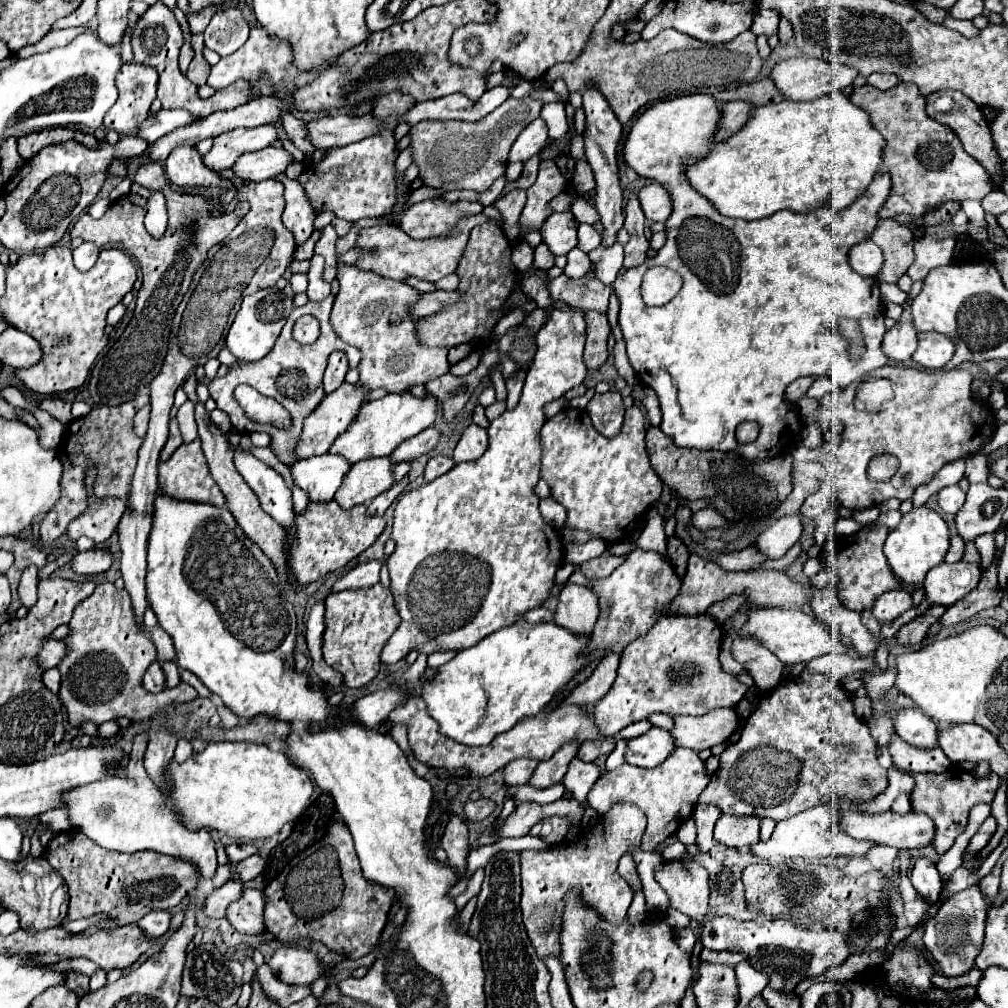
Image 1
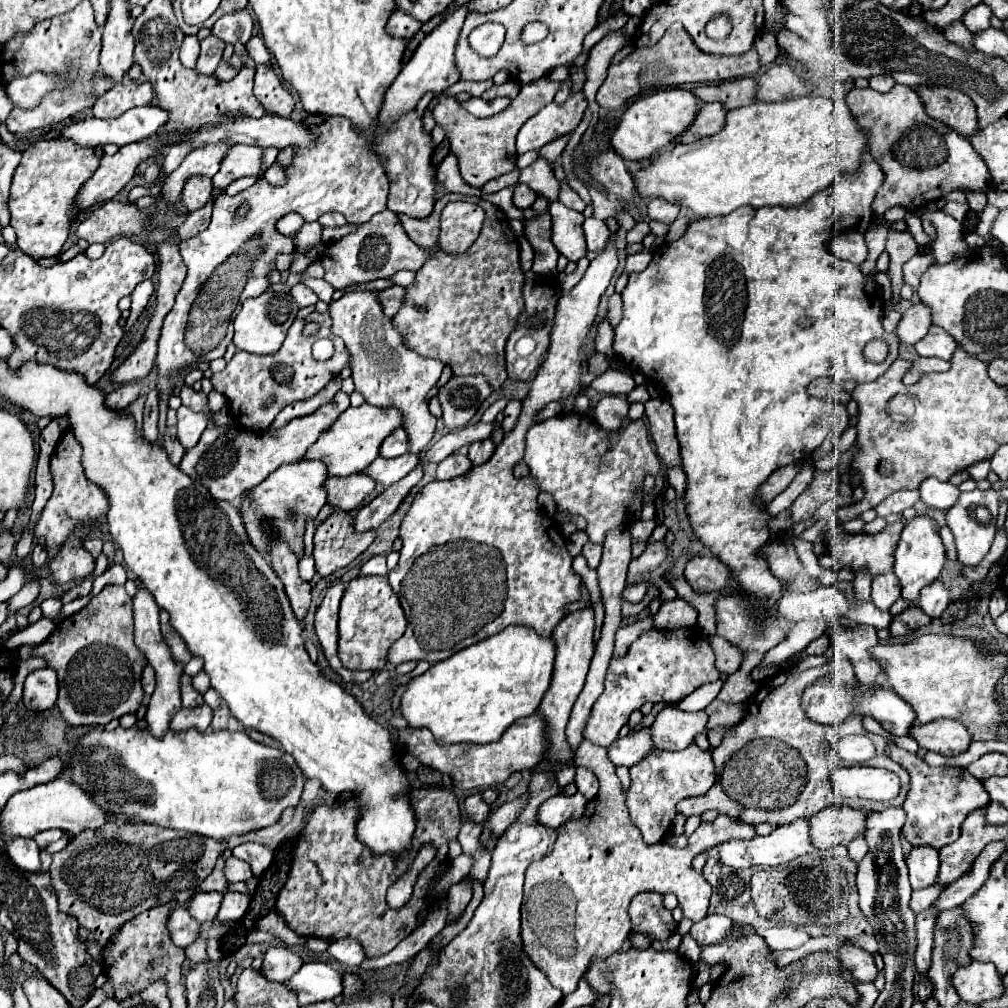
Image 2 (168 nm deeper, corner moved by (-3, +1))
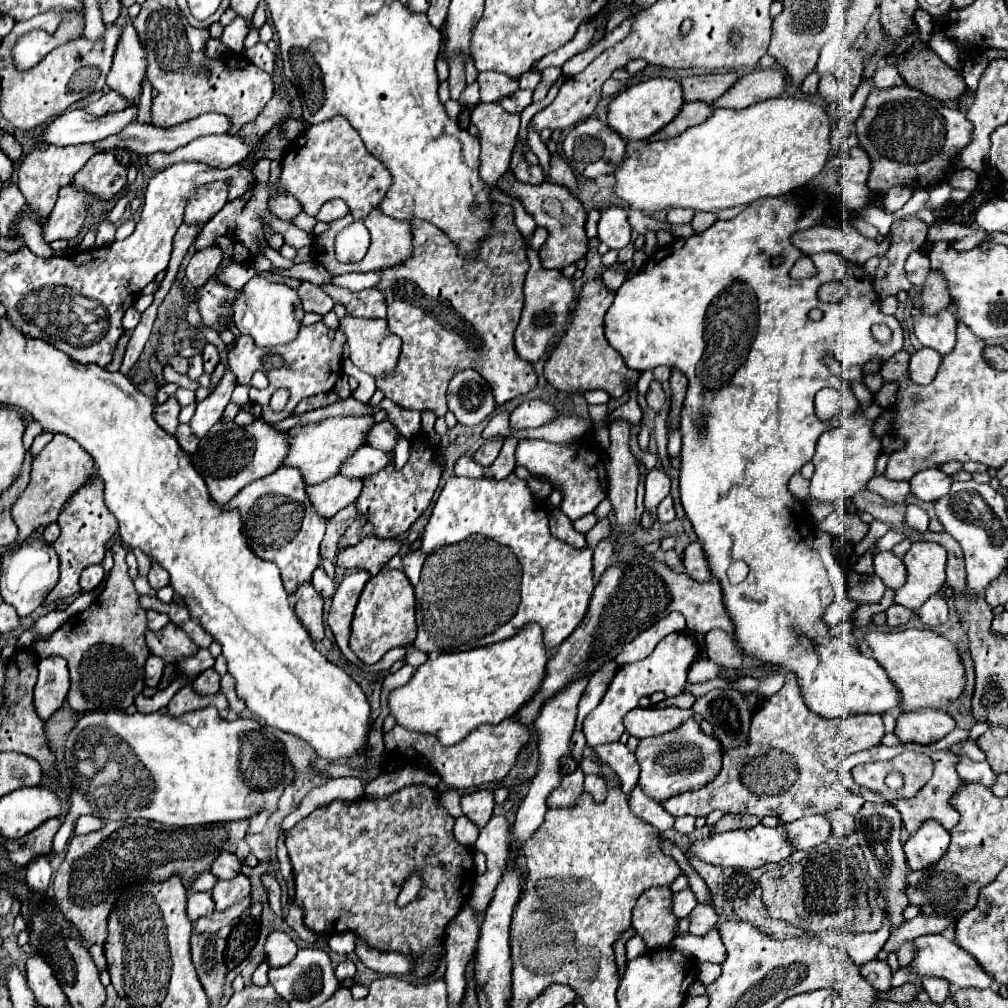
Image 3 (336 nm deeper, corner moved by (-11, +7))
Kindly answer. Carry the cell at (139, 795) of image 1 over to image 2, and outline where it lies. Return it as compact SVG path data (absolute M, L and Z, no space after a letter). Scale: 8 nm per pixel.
M58 778L54 782L38 784L30 790L22 790L10 798L6 804L6 810L2 810L2 830L8 836L24 836L24 838L34 838L38 832L48 830L48 828L60 828L68 834L80 834L84 830L102 830L108 822L114 824L136 824L134 818L124 818L122 814L116 812L106 812L102 810L100 804L96 804L94 796L82 790L80 784L72 780Z

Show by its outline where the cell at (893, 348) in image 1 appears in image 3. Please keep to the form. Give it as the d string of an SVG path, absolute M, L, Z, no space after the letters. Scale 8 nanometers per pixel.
M930 270L930 276L924 282L922 288L922 304L924 304L924 312L926 314L934 314L942 308L948 308L952 302L950 292L948 292L948 284L946 278L938 272L938 270Z

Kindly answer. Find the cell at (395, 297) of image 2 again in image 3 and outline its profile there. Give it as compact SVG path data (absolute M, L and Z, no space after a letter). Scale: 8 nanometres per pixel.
M322 284L320 288L356 318L384 318L386 314L386 300L376 288L366 288L362 292L350 292L332 284Z

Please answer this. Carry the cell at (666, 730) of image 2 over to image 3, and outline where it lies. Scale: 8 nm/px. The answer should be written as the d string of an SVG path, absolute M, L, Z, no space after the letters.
M634 708L624 716L624 728L630 736L648 738L670 732L692 716L692 710L682 708Z

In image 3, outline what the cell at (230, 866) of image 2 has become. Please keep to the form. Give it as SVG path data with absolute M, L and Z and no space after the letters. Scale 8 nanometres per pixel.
M222 852L210 866L210 872L218 880L232 880L240 872L240 860L232 852Z

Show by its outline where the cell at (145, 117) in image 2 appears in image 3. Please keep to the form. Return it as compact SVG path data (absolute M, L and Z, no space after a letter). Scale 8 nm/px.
M128 106L122 112L114 112L110 116L88 116L84 110L68 110L54 118L44 132L36 138L36 144L54 144L54 146L70 146L70 144L86 144L104 140L106 136L118 134L126 124L134 122L138 114L136 106Z

